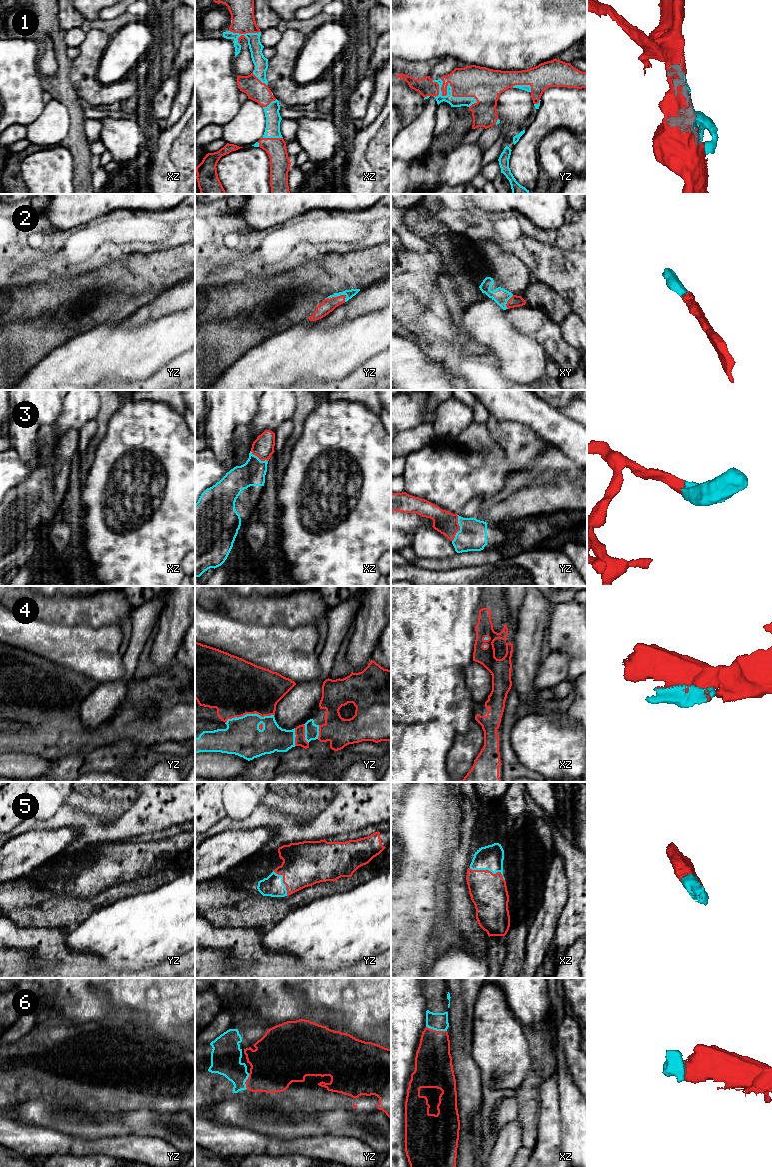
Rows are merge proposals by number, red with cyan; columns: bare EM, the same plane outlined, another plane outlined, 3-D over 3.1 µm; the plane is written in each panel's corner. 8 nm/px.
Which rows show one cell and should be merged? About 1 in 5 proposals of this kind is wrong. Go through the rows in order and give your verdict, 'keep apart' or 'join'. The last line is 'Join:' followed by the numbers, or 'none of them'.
1: join
2: join
3: join
4: join
5: join
6: join
Join: 1, 2, 3, 4, 5, 6

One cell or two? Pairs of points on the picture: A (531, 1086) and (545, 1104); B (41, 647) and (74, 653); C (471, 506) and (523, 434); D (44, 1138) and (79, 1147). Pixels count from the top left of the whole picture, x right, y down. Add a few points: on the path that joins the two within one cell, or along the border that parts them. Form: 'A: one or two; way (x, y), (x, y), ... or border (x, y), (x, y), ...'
A: two; border (551, 1076), (540, 1087), (540, 1118), (538, 1120)
B: one; way (49, 647), (66, 647)
C: two; border (487, 502), (481, 496), (476, 496), (460, 511)
D: one; way (53, 1142), (70, 1144)

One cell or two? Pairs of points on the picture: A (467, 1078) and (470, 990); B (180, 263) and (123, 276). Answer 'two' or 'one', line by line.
A: one
B: one

